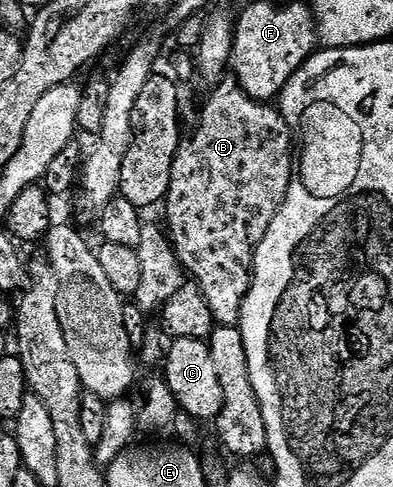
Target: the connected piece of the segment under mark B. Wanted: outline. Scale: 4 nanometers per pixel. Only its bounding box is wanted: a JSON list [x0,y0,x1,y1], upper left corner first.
[165,78,293,326]

